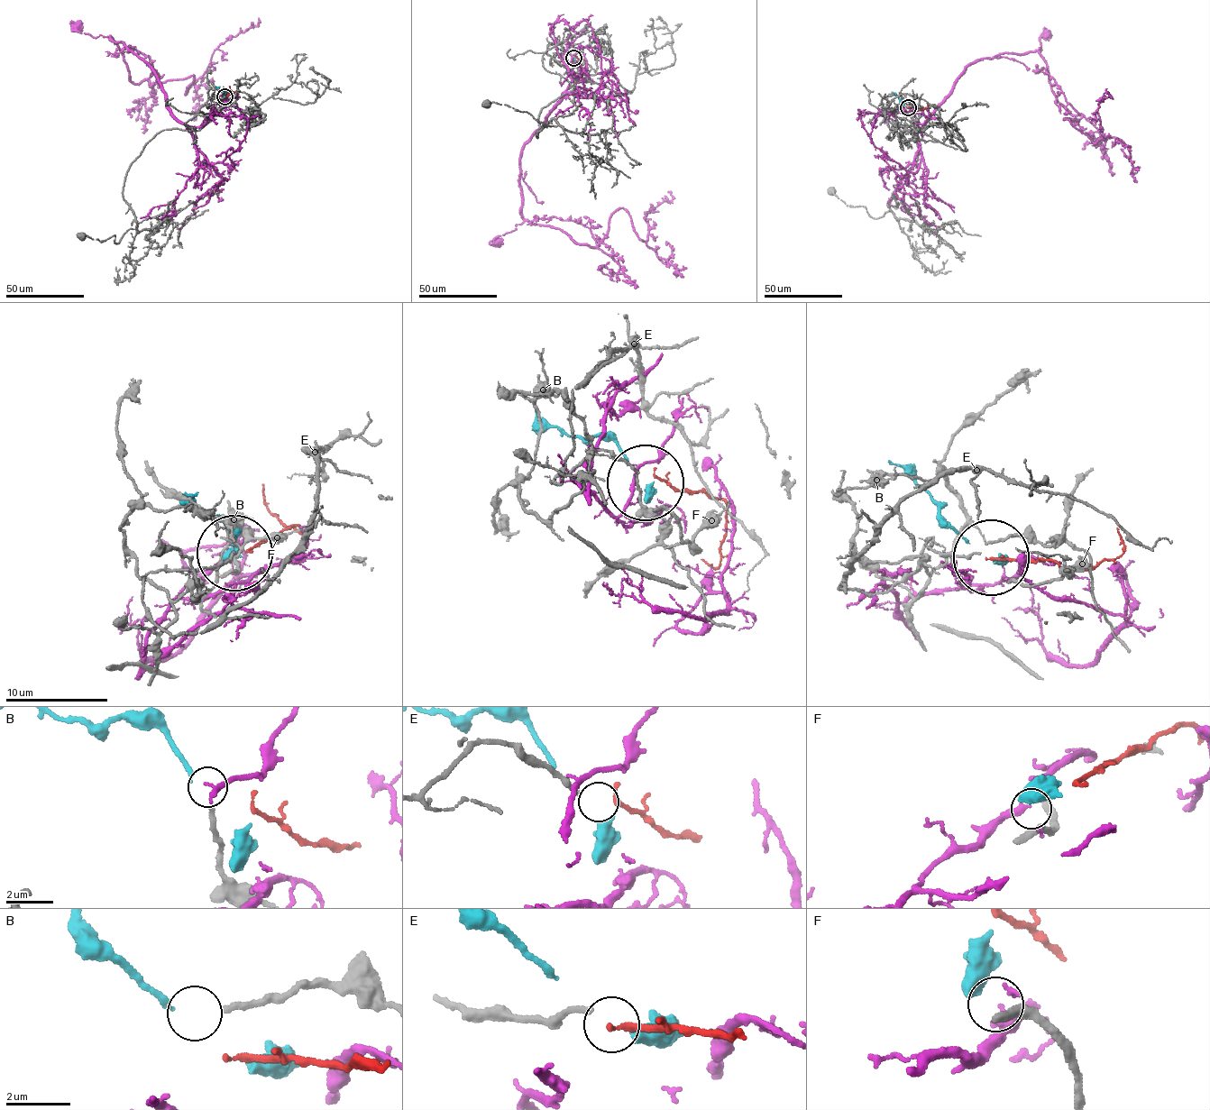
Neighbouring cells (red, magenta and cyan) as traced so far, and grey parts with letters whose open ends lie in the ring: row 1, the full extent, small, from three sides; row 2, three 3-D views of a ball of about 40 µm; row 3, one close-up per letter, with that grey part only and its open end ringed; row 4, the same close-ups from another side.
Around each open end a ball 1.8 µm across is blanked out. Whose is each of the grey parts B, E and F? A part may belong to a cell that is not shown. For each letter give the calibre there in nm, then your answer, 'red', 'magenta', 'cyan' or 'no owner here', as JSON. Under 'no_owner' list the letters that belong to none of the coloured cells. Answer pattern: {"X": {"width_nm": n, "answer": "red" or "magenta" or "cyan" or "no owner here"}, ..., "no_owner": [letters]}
{"B": {"width_nm": 200, "answer": "no owner here"}, "E": {"width_nm": 170, "answer": "red"}, "F": {"width_nm": 280, "answer": "cyan"}, "no_owner": ["B"]}

